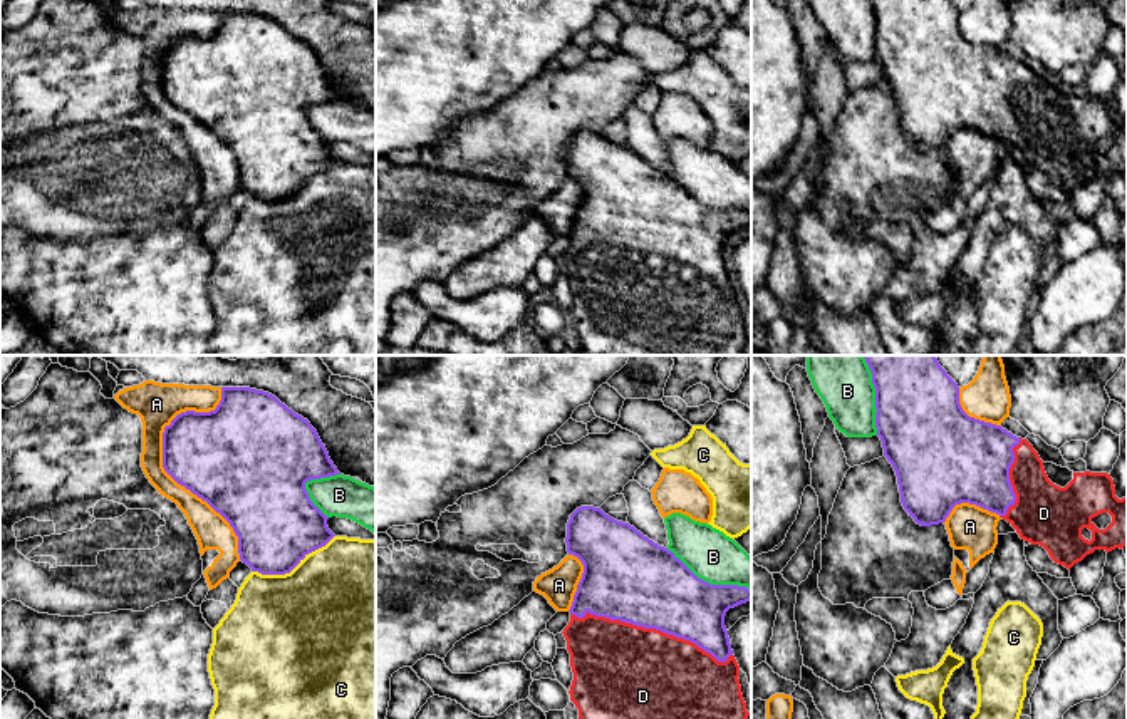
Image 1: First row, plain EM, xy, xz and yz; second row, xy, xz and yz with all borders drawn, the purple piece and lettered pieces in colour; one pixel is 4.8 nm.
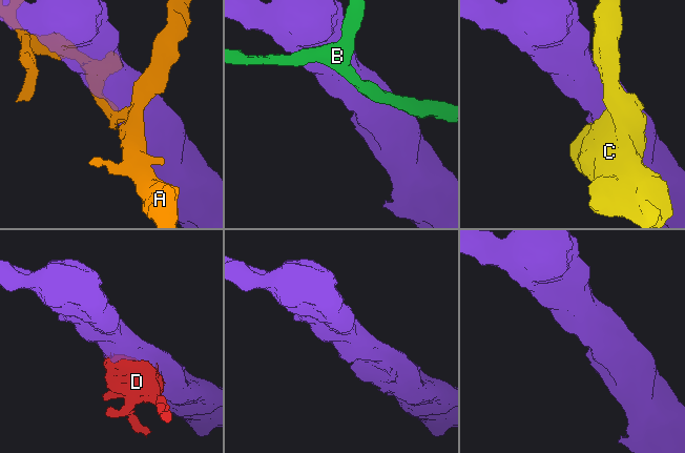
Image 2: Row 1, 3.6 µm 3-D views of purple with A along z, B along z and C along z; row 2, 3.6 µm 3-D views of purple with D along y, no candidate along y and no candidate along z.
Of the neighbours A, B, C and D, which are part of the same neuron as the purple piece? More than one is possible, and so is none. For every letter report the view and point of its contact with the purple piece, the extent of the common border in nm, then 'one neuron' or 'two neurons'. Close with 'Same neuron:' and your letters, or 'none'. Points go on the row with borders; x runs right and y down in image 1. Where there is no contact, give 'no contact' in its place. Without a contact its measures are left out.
A: meets purple in xy at (163, 458); contact 800 nm long; two neurons
B: meets purple in xz at (706, 582); contact 460 nm long; two neurons
C: meets purple in xy at (292, 568); contact 440 nm long; two neurons
D: meets purple in xz at (651, 627); contact 800 nm long; one neuron
Same neuron: D

